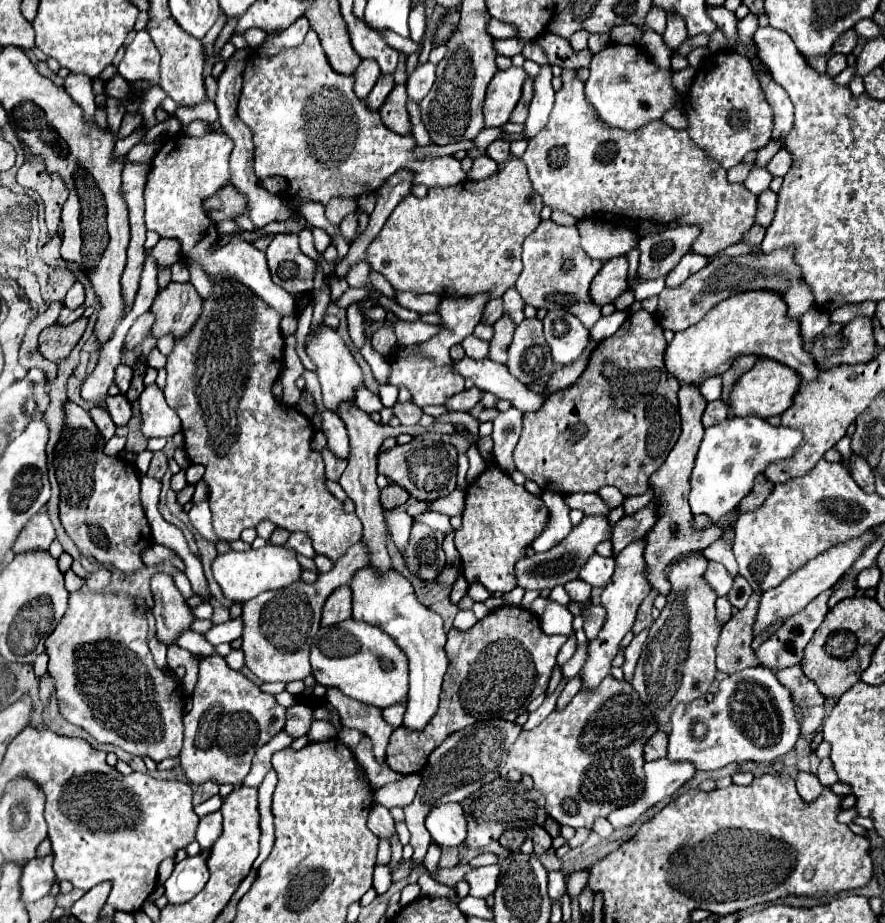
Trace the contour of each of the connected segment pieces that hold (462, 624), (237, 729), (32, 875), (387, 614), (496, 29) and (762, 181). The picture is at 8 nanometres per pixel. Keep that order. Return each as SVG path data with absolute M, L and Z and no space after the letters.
M460 610L454 618L454 628L460 630L460 632L470 630L474 624L476 624L476 616L474 616L472 610Z
M206 656L200 660L198 684L192 694L192 710L184 716L184 746L180 752L182 768L192 784L204 784L208 780L216 784L234 784L240 786L250 772L250 762L256 748L264 746L276 732L284 728L286 708L274 702L272 694L260 692L260 688L248 680L242 672L228 668L224 658Z
M52 856L32 858L22 866L20 874L20 896L24 902L36 902L48 896L56 876L52 876Z
M362 568L352 578L350 588L354 592L352 620L378 626L382 632L392 636L400 646L400 650L408 656L410 692L408 692L408 710L404 714L404 726L416 730L424 728L424 724L428 724L428 720L436 714L442 678L448 668L448 656L444 650L446 634L442 630L442 618L416 600L410 580L406 580L396 570L388 572L384 580L376 580L376 572L372 572L372 568Z
M490 18L490 20L488 20L486 32L488 32L494 40L498 40L498 38L514 38L514 28L512 28L510 24L504 24L504 22L496 20L496 18Z
M756 168L756 172L752 172L752 176L748 176L748 182L744 182L744 186L754 192L754 194L762 194L772 182L772 176L766 168Z

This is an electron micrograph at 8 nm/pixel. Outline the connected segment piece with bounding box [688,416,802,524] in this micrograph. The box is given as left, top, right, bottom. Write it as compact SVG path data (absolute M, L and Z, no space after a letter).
M728 416L724 422L710 426L704 434L704 440L696 454L696 466L690 476L692 490L688 494L688 500L692 514L704 514L710 522L716 524L722 516L732 512L732 508L736 508L744 496L752 492L756 476L764 474L770 464L792 458L800 442L800 430L770 426L758 416Z

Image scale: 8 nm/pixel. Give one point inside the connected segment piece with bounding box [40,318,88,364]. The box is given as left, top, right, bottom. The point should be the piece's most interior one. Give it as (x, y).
(56, 343)

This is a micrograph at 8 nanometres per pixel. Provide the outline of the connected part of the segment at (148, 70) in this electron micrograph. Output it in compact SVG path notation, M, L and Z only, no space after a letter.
M146 30L138 32L134 42L126 46L118 74L124 76L130 84L146 80L156 86L160 82L160 54Z

